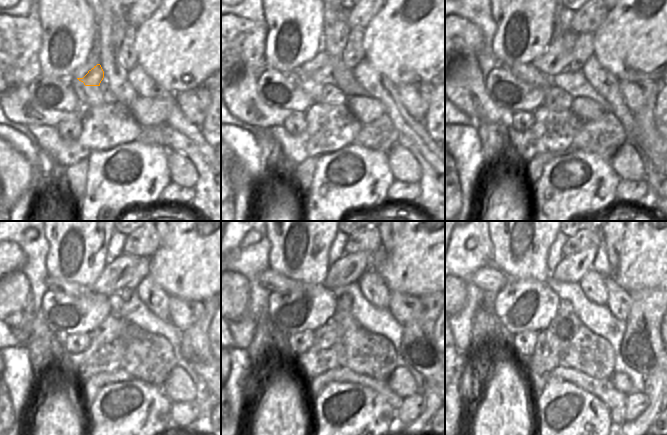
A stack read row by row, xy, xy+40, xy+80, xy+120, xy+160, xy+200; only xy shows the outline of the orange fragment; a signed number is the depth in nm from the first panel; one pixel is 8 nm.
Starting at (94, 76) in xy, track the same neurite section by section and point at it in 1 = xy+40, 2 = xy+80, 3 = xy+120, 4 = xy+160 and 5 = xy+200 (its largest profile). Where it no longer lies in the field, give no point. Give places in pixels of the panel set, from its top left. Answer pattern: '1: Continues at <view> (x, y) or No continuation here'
1: Continues at xy+40 (322, 74)
2: Continues at xy+80 (562, 47)
3: Continues at xy+120 (118, 272)
4: Continues at xy+160 (348, 269)
5: Continues at xy+200 (572, 268)

